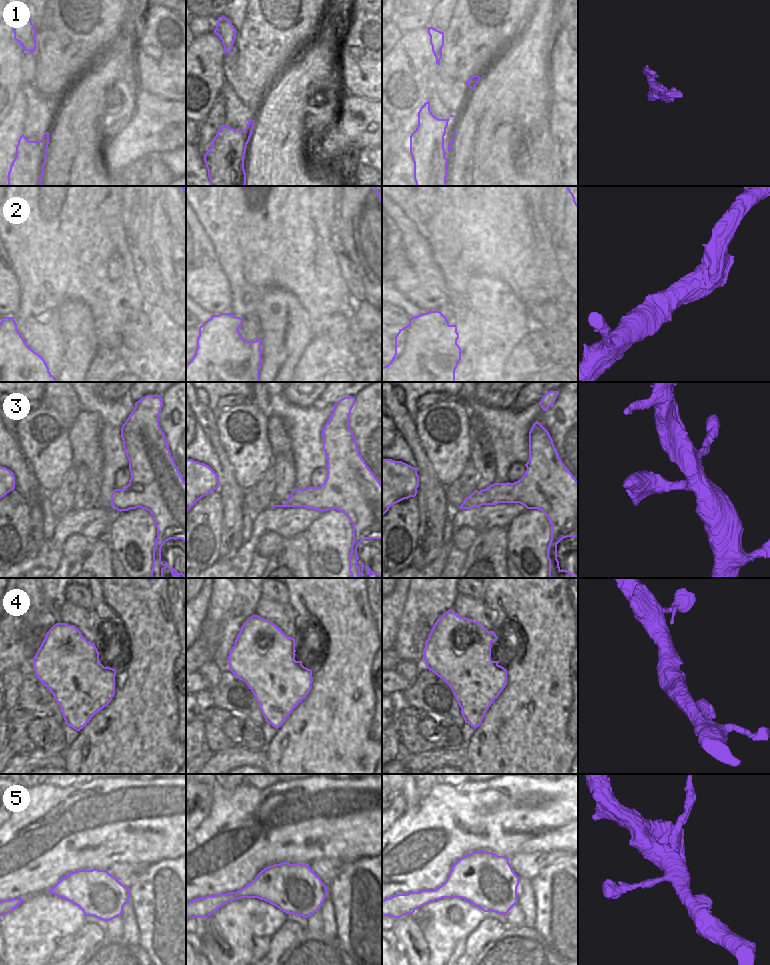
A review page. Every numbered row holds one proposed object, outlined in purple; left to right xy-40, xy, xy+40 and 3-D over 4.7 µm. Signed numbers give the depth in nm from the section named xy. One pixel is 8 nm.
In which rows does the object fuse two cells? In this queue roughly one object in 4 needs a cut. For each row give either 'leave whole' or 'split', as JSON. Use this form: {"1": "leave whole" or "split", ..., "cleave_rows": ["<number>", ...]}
{"1": "leave whole", "2": "leave whole", "3": "leave whole", "4": "split", "5": "leave whole", "cleave_rows": ["4"]}

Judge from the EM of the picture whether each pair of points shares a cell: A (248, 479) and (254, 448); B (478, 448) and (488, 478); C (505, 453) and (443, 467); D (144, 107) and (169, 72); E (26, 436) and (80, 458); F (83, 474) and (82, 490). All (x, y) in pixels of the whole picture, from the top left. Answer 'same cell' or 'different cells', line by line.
A: same cell
B: same cell
C: different cells
D: different cells
E: different cells
F: same cell

